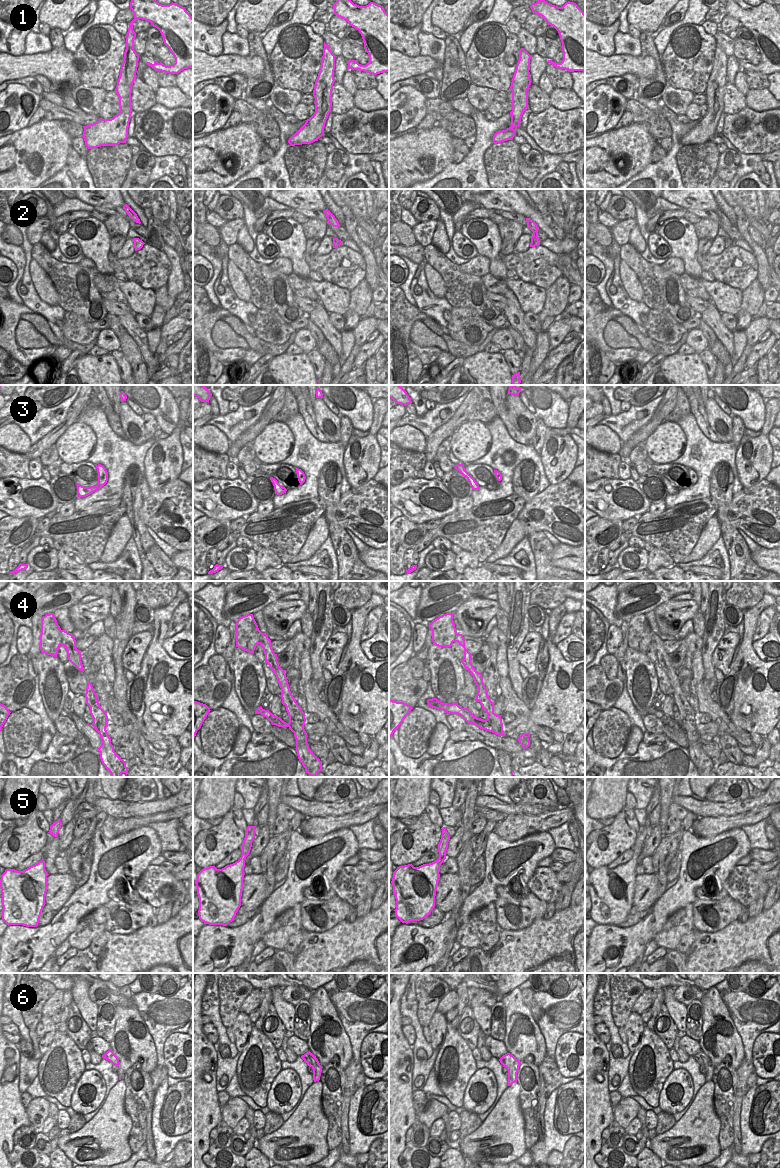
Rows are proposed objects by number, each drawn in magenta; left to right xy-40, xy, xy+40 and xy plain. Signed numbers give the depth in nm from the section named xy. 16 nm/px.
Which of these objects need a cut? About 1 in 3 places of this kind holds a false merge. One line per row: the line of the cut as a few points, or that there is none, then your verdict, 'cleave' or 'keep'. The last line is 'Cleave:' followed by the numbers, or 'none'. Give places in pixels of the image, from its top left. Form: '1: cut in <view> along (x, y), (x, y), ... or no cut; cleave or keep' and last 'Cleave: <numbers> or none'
1: no cut; keep
2: cut in xy+40 along (531, 239), (534, 246); cleave
3: no cut; keep
4: cut in xy+40 along (486, 719), (494, 724), (503, 735); cleave
5: no cut; keep
6: no cut; keep
Cleave: 2, 4

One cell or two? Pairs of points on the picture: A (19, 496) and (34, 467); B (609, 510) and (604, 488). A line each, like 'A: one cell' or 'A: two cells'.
A: two cells
B: one cell

